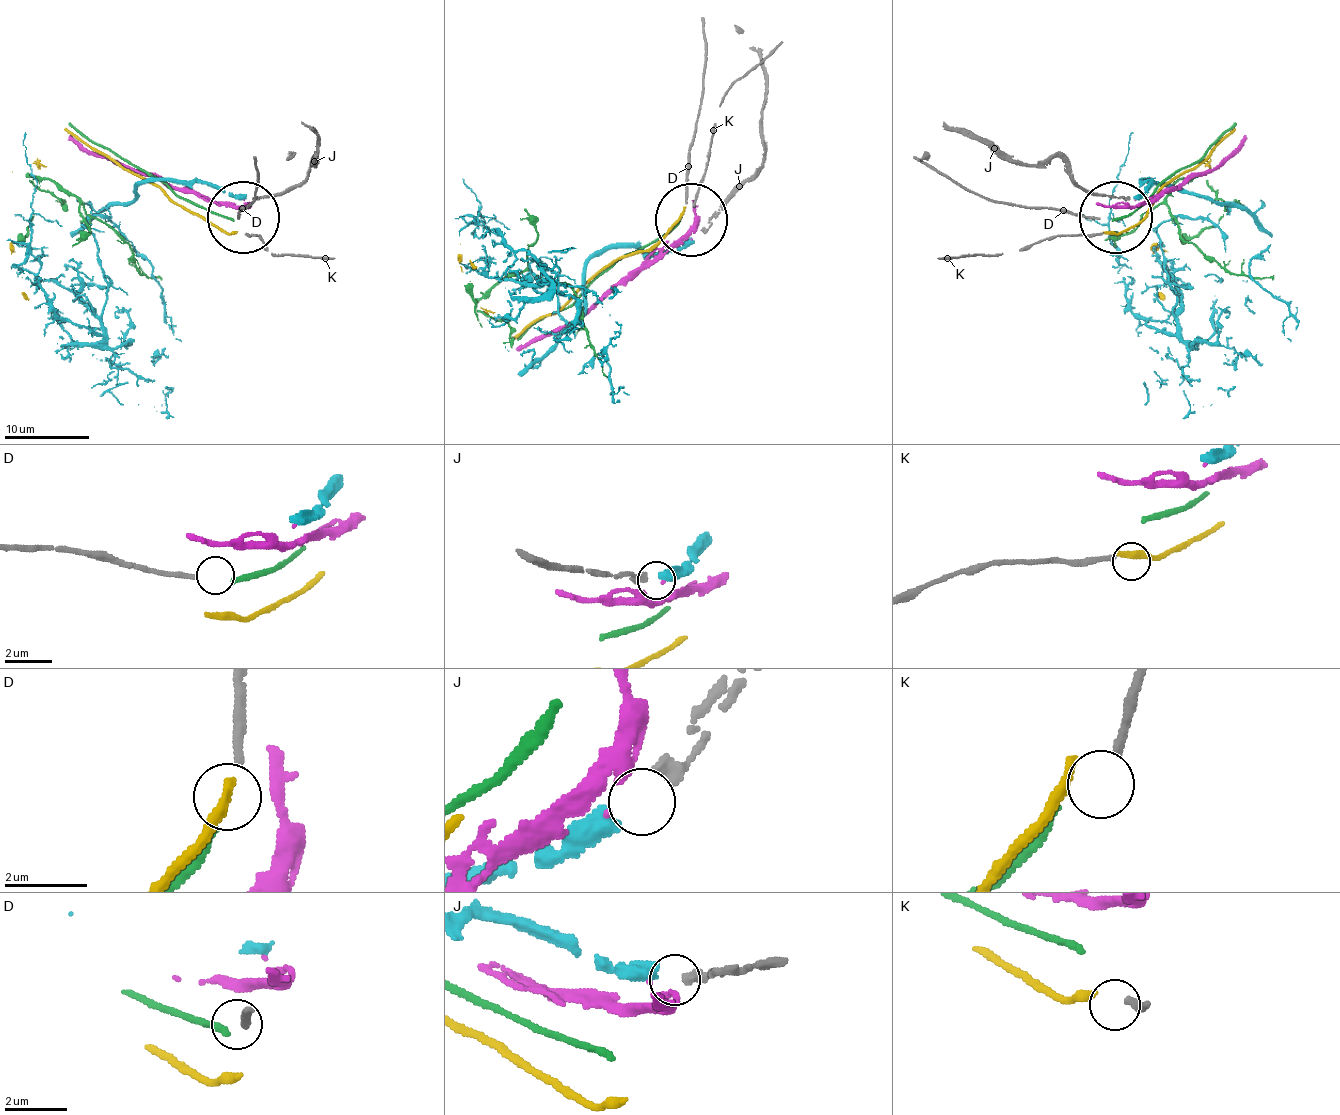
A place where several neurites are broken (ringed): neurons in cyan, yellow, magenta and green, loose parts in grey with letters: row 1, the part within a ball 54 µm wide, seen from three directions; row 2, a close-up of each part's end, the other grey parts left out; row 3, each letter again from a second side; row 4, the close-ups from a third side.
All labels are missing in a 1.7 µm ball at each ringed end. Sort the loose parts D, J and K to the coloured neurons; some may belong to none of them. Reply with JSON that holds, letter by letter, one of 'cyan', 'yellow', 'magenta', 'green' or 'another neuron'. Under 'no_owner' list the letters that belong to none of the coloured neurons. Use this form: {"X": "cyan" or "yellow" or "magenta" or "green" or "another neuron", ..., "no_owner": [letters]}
{"D": "green", "J": "cyan", "K": "another neuron", "no_owner": ["K"]}

